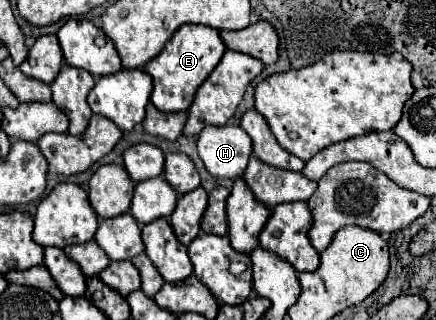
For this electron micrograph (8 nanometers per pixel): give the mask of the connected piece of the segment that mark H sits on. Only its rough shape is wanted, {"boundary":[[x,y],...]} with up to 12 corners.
{"boundary":[[236,124],[206,126],[198,154],[214,178],[238,178],[252,154]]}

